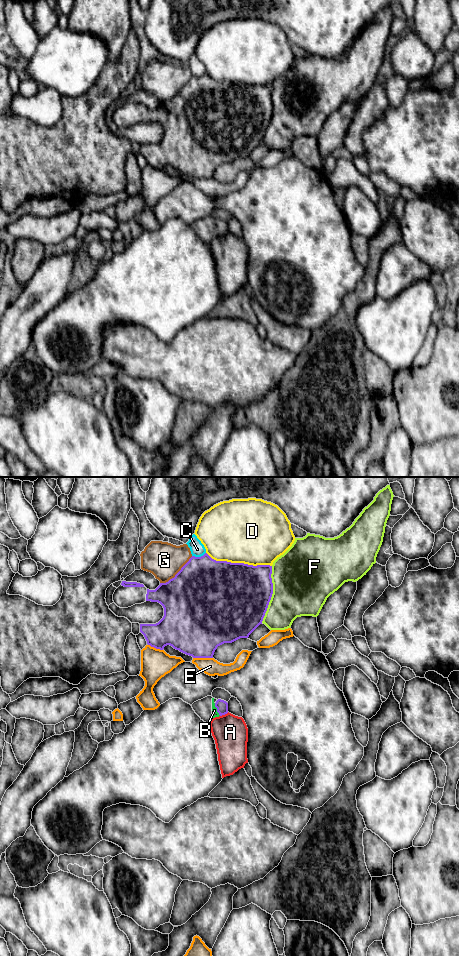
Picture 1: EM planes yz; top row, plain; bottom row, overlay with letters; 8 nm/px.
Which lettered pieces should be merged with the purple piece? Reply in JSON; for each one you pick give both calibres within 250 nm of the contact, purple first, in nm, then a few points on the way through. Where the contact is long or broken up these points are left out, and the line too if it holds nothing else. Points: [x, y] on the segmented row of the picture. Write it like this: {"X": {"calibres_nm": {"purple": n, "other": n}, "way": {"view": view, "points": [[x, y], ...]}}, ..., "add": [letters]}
{"B": {"calibres_nm": {"purple": 100, "other": 50}, "way": {"view": "yz", "points": [[222, 706], [217, 709], [214, 710]]}}, "add": ["B"]}

